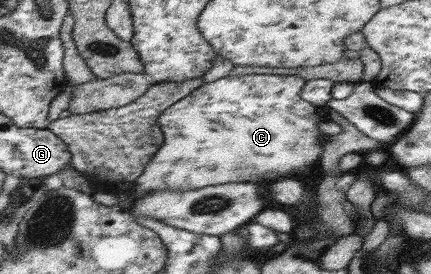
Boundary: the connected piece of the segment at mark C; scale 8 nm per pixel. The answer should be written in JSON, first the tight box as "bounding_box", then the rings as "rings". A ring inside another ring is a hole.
{"bounding_box":[133,74,329,200],"rings":[[[258,74],[227,76],[197,89],[159,117],[157,123],[167,137],[164,137],[164,143],[159,147],[157,156],[151,160],[151,165],[147,166],[143,176],[137,179],[133,195],[139,200],[151,193],[167,189],[189,192],[225,185],[227,181],[265,181],[291,175],[317,163],[323,155],[324,144],[329,140],[329,136],[319,130],[319,123],[323,121],[321,111],[302,97],[306,83],[301,77],[291,75]]]}

